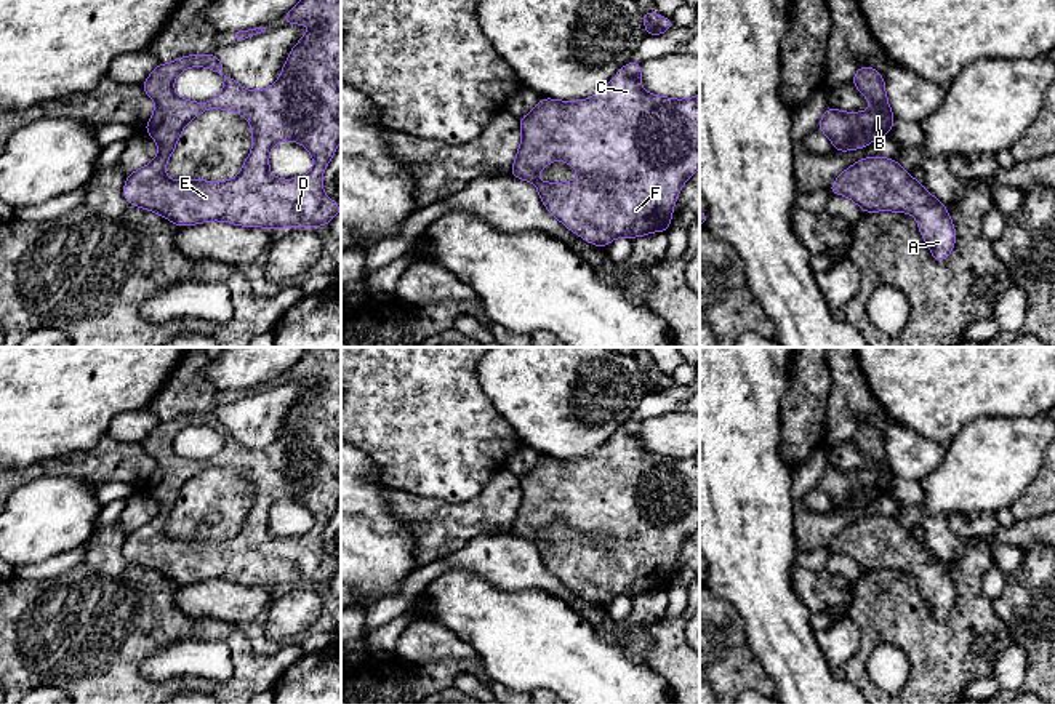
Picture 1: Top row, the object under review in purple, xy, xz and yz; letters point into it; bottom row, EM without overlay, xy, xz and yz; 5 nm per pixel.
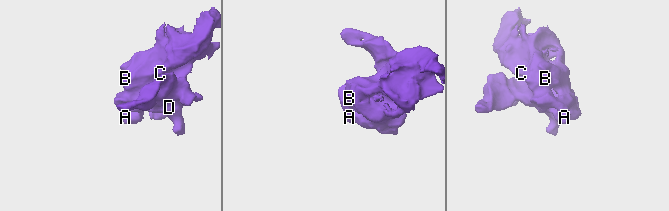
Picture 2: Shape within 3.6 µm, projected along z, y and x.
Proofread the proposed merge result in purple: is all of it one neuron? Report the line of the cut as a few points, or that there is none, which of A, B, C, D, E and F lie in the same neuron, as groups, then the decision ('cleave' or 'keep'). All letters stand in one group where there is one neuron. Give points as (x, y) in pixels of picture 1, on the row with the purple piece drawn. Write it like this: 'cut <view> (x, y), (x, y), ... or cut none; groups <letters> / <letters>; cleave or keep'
cut none; groups A B C D E F; keep

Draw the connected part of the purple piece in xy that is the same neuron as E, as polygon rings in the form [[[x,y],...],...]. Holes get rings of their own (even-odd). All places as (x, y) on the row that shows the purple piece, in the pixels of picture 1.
[[[299,0],[283,18],[287,24],[312,24],[301,40],[291,48],[279,80],[263,91],[250,91],[240,86],[231,75],[218,54],[189,54],[173,62],[158,64],[141,85],[149,98],[155,101],[155,112],[147,120],[144,131],[158,144],[158,155],[146,166],[126,174],[123,198],[138,208],[150,210],[174,226],[192,226],[208,221],[224,221],[243,227],[277,227],[328,226],[341,211],[341,206],[328,198],[322,187],[322,176],[333,158],[341,141],[341,91],[338,75],[341,74],[341,0]],[[187,67],[207,67],[224,78],[223,91],[208,102],[192,102],[179,98],[173,83]],[[210,109],[239,112],[251,123],[253,149],[248,154],[242,171],[229,181],[173,181],[165,174],[179,136],[186,125]],[[295,141],[304,146],[312,158],[314,168],[298,179],[279,179],[269,171],[269,152],[275,142]]]

